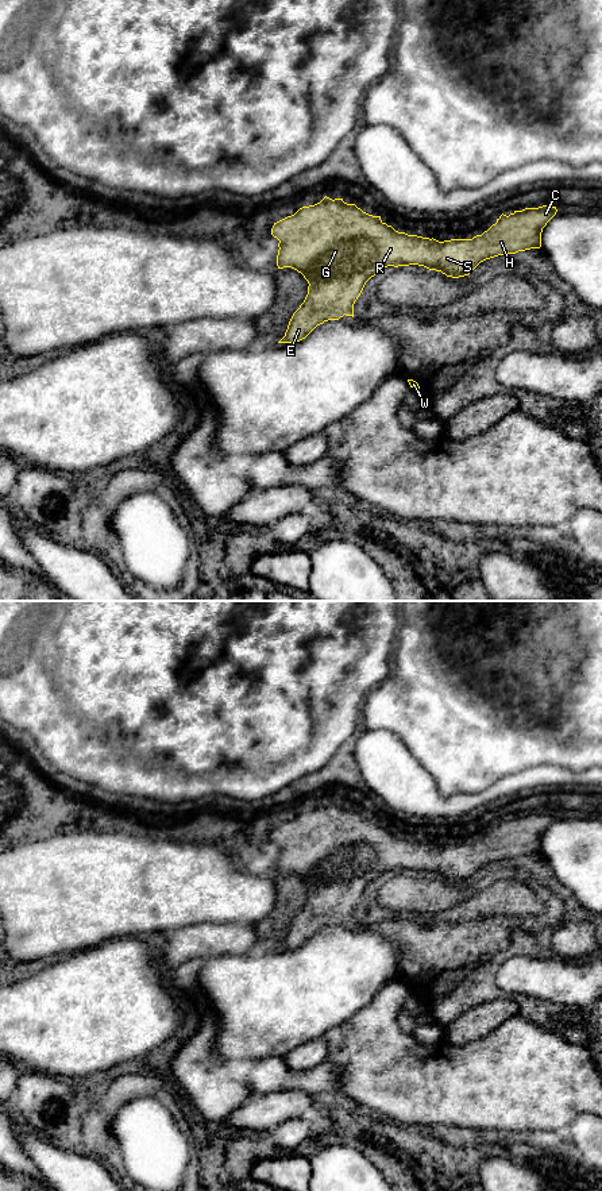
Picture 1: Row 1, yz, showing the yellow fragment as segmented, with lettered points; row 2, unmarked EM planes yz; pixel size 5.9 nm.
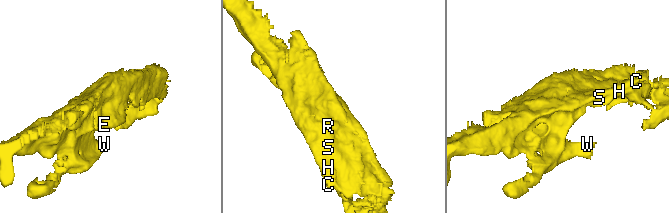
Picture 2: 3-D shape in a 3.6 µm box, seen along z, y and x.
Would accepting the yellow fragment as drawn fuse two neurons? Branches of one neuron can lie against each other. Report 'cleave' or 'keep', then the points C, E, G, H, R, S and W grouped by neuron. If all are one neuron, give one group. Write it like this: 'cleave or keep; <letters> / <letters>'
keep; C E G H R S W

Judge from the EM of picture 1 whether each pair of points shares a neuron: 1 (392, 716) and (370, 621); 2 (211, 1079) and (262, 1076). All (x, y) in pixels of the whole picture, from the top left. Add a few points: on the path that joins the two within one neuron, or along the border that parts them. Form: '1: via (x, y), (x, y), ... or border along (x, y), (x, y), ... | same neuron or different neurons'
1: via (396, 692), (396, 651), (390, 643) | same neuron
2: border along (239, 1071), (243, 1082), (255, 1094) | different neurons

